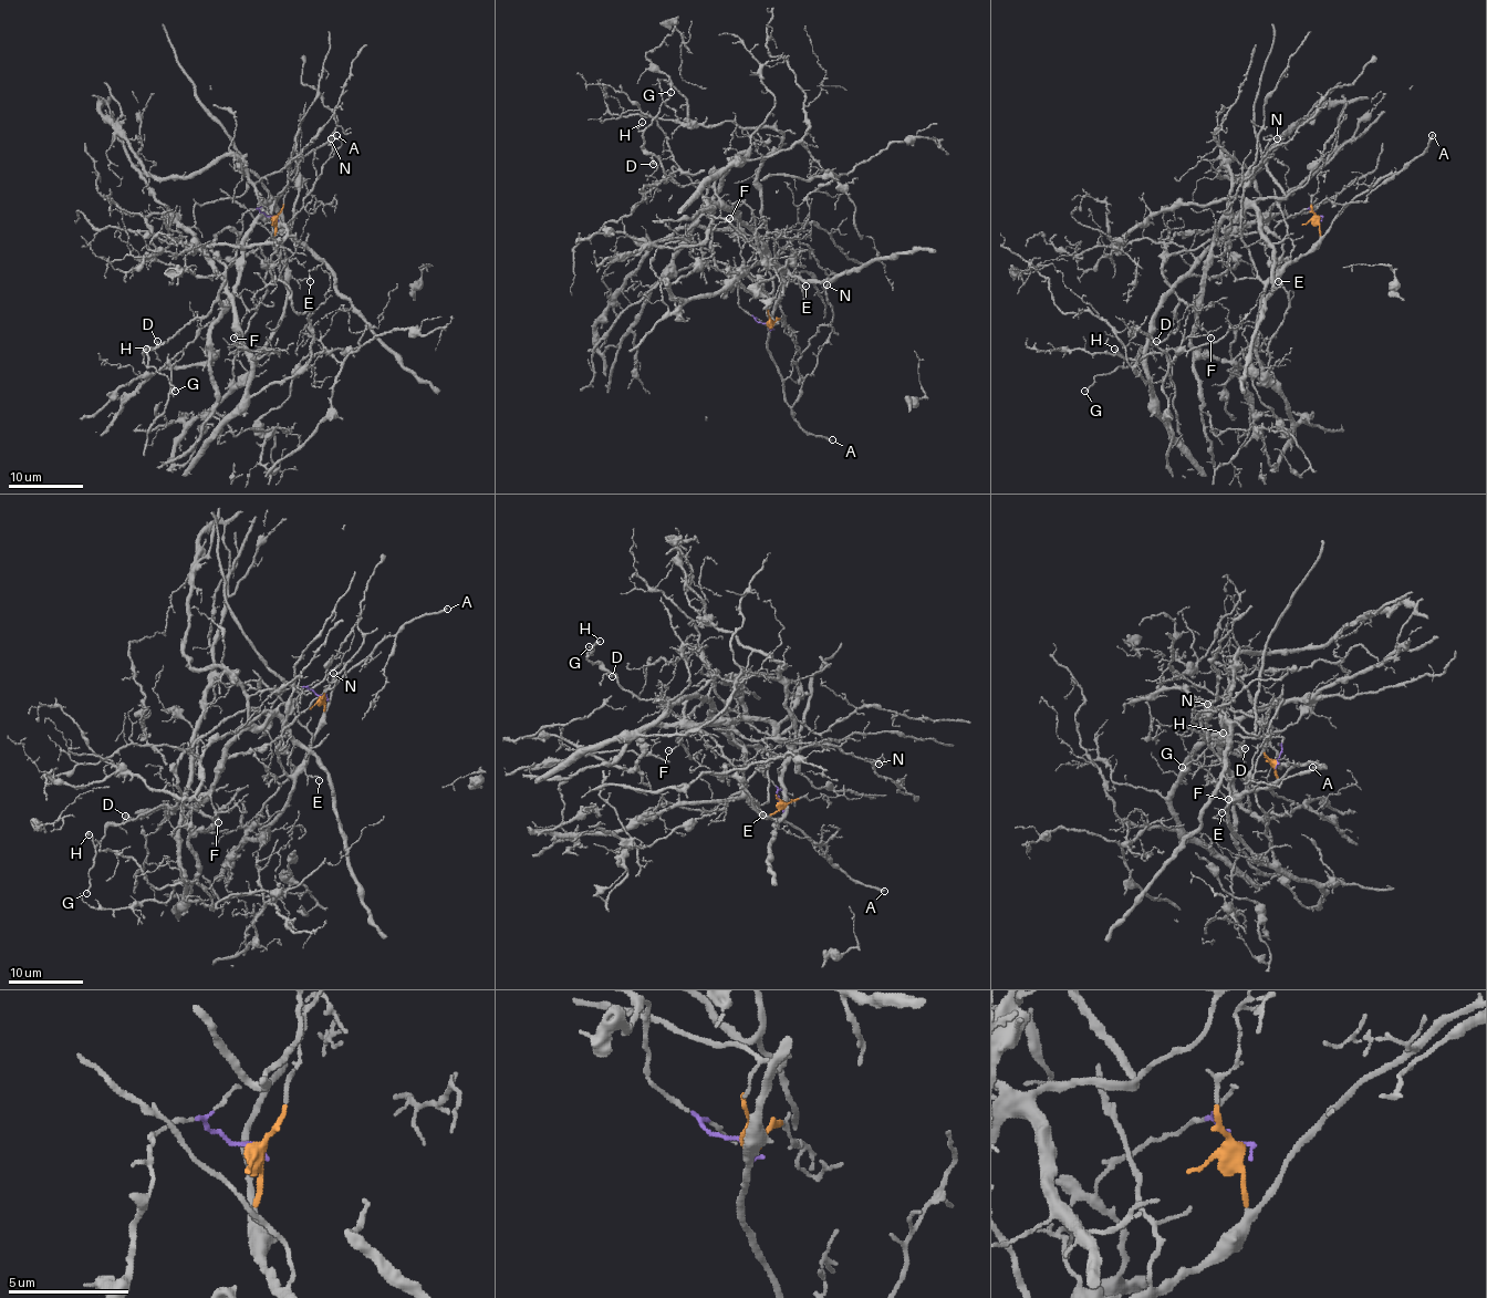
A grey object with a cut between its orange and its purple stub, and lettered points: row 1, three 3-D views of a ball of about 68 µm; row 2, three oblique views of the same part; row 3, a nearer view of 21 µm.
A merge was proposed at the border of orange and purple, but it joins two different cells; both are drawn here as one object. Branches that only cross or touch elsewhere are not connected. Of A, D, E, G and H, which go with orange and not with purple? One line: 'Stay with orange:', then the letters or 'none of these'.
Stay with orange: A, E

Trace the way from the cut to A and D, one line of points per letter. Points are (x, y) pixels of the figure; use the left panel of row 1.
A: (271, 216), (276, 237), (271, 208), (284, 191), (287, 179), (295, 169), (295, 164), (336, 134)
D: (271, 216), (249, 208), (240, 231), (216, 237), (210, 249), (225, 283), (214, 305), (156, 341)

